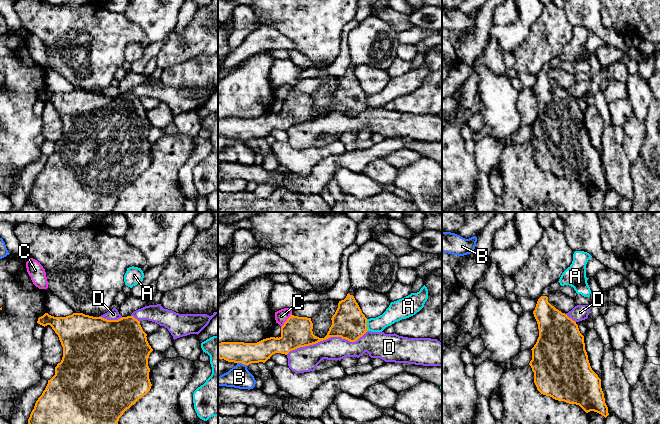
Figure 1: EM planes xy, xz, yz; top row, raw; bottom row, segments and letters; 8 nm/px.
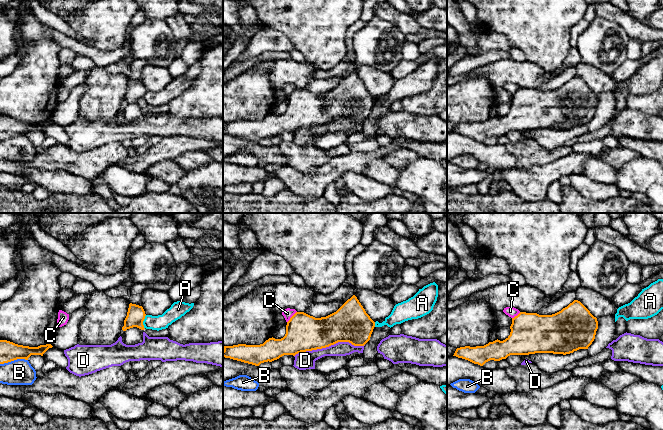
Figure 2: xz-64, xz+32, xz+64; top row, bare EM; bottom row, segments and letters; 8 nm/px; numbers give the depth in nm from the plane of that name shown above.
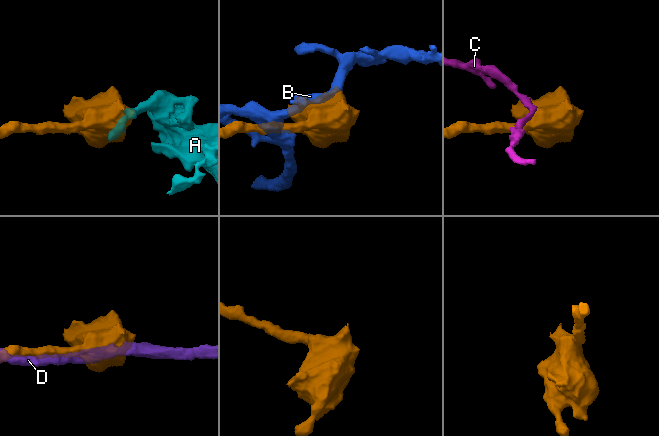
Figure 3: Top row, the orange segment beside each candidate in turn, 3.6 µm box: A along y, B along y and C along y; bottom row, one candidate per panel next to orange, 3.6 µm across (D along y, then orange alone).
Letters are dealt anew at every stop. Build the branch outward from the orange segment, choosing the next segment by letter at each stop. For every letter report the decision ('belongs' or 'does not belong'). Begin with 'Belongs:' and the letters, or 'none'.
Belongs: none
A: does not belong
B: does not belong
C: does not belong
D: does not belong

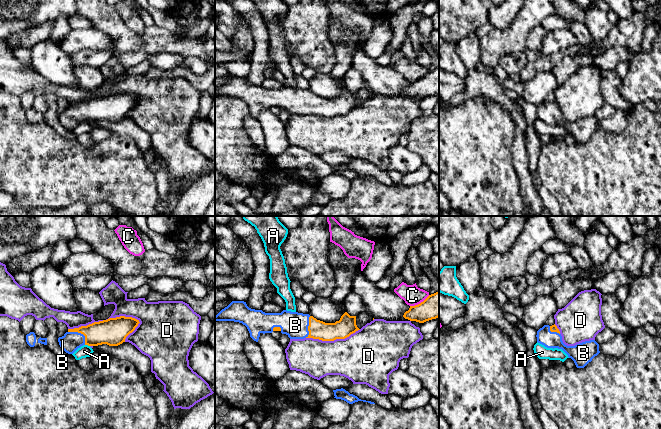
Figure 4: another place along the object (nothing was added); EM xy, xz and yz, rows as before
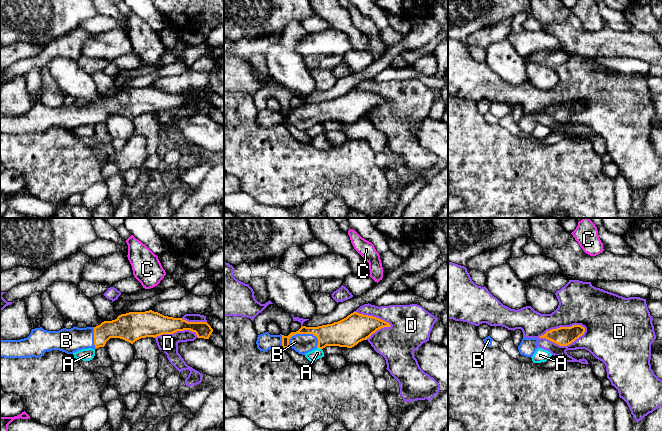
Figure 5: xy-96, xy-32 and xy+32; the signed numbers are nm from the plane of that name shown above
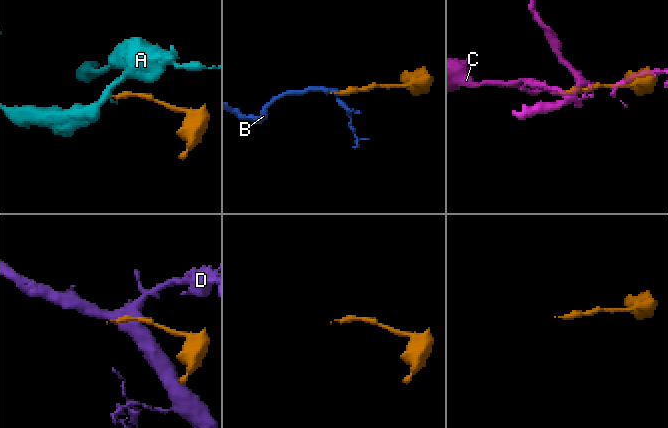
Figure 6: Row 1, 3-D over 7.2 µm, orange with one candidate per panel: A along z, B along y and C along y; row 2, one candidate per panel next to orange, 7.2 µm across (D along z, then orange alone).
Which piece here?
Belongs: B
A: does not belong
B: belongs
C: does not belong
D: does not belong

